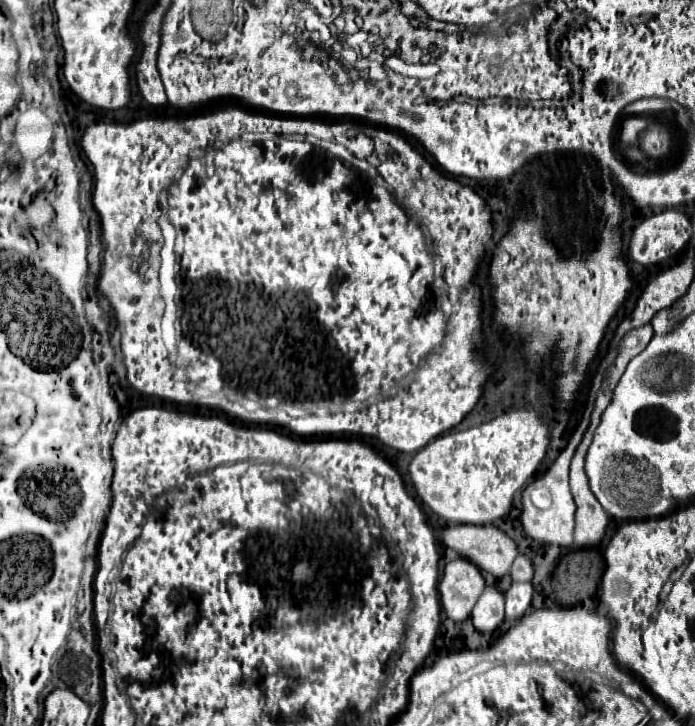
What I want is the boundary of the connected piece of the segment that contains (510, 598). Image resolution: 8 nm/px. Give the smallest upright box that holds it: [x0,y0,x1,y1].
[506,581,532,619]

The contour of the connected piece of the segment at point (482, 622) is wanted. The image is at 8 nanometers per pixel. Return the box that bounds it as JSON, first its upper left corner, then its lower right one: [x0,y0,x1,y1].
[472,585,504,631]

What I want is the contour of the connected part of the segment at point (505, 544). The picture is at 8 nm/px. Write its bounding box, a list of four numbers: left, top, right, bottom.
[442,525,518,577]

